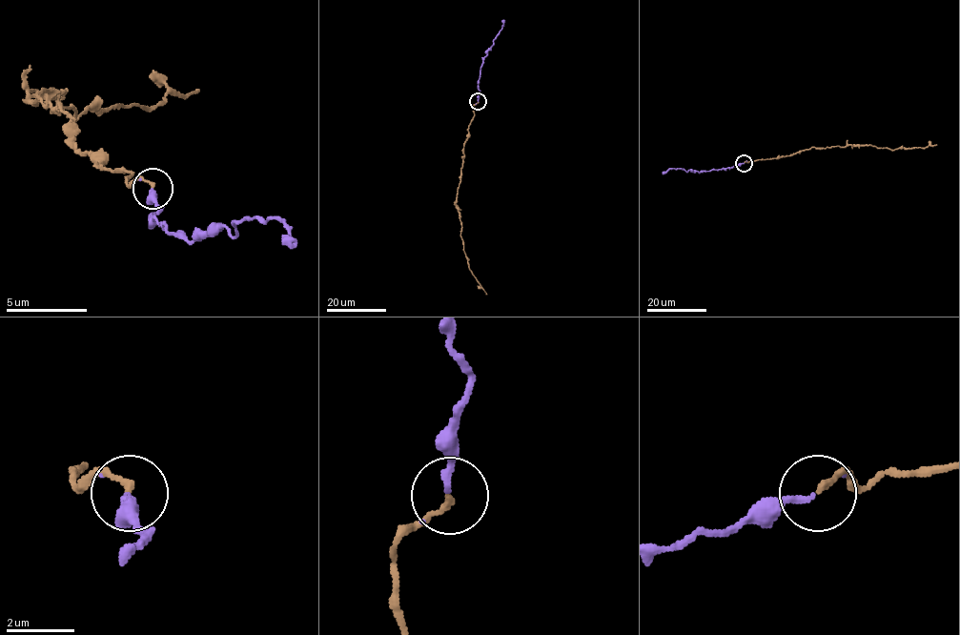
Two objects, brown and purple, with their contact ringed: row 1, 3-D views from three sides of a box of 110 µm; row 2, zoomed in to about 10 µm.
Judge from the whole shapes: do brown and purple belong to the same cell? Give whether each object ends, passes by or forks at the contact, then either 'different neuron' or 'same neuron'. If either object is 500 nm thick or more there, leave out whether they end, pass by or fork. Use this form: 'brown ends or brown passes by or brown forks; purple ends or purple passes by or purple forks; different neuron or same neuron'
brown ends; purple passes by; same neuron

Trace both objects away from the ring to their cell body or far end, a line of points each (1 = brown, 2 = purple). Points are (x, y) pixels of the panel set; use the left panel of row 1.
1: (153, 189), (101, 169), (77, 149), (61, 104), (29, 96), (65, 92), (57, 104), (77, 120), (194, 89)
2: (153, 189), (162, 205), (153, 217), (190, 241), (222, 226), (234, 237), (238, 221), (279, 217), (291, 250)

